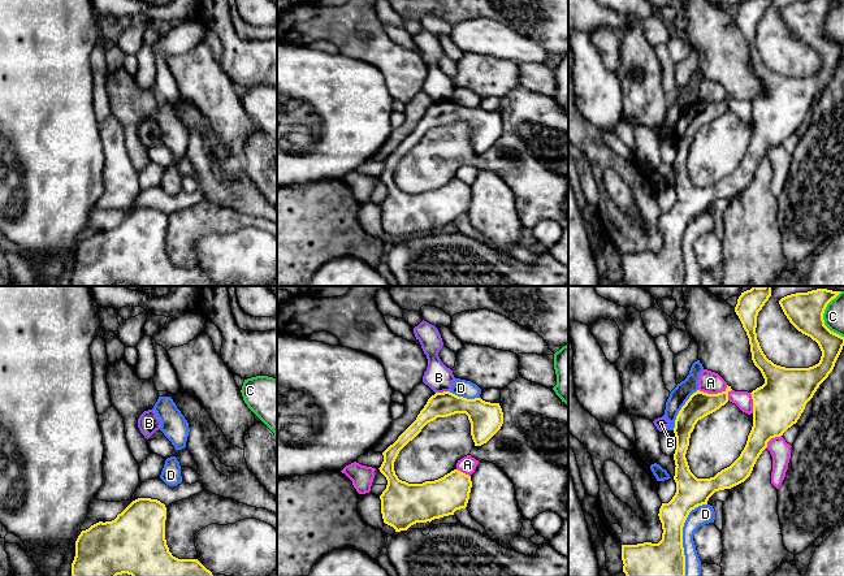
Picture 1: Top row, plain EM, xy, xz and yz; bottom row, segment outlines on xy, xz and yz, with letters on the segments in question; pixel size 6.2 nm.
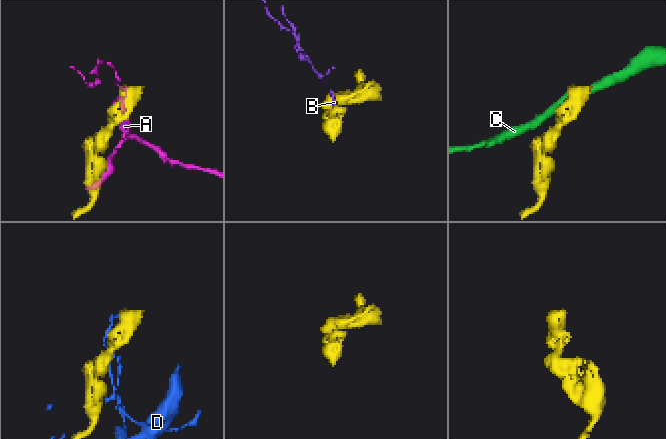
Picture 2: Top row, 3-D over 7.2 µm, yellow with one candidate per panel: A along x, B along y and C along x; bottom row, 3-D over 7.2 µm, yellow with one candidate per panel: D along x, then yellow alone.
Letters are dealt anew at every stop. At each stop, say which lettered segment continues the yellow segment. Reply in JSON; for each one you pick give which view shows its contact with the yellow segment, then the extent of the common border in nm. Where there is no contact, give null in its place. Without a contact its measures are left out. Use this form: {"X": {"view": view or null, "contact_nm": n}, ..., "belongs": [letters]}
{"belongs": []}

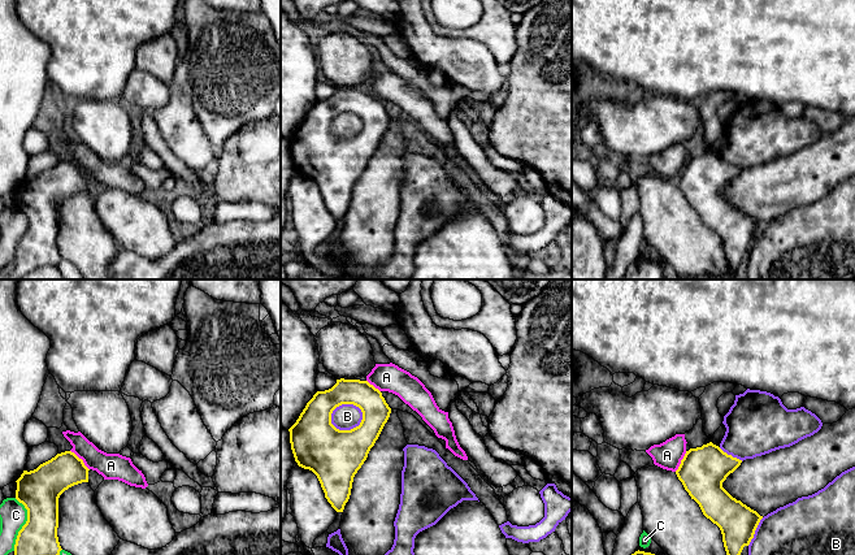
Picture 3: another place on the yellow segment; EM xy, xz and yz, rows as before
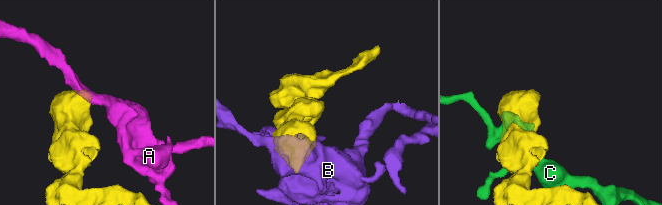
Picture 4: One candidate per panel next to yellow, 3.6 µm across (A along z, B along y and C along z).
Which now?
{"belongs": []}

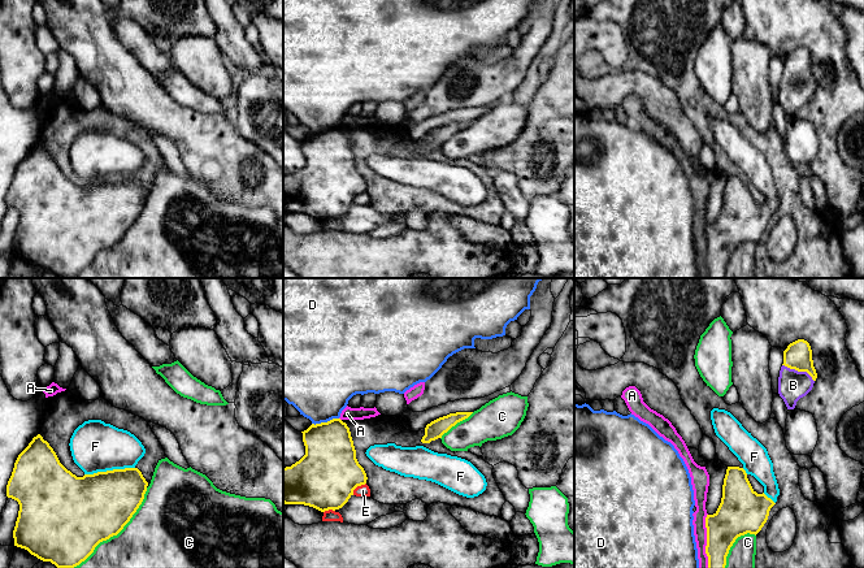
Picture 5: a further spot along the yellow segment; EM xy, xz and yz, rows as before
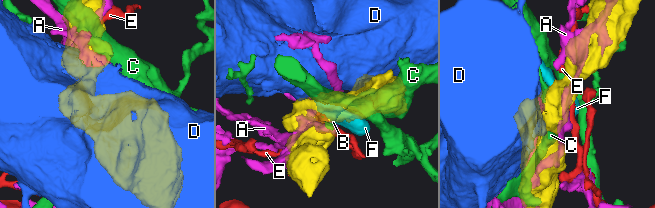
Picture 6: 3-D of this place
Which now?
{"B": {"view": "yz", "contact_nm": 220}, "F": {"view": "xy", "contact_nm": 320}, "belongs": ["B", "F"]}

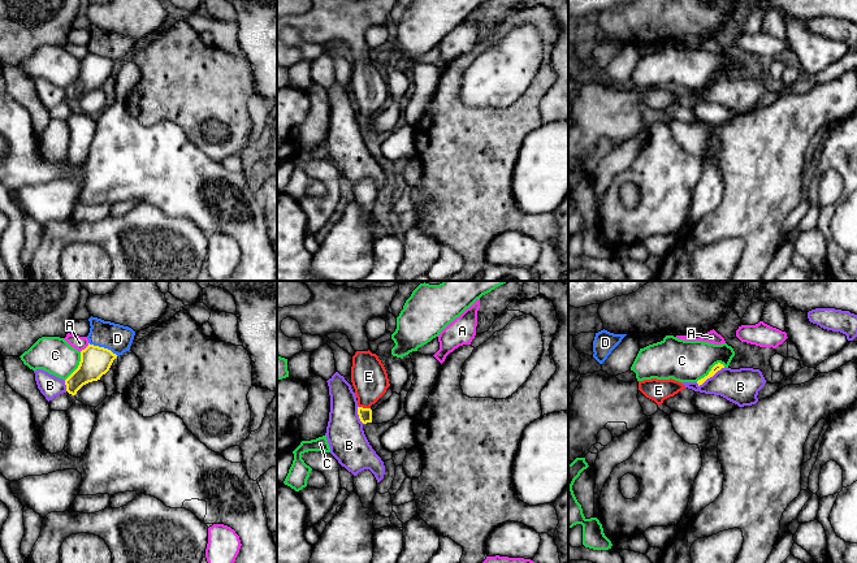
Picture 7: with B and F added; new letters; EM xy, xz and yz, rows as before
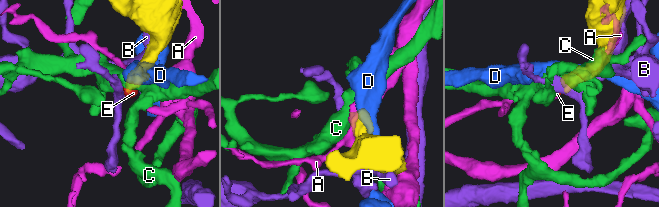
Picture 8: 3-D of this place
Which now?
{"E": {"view": "xz", "contact_nm": 70}, "belongs": ["E"]}

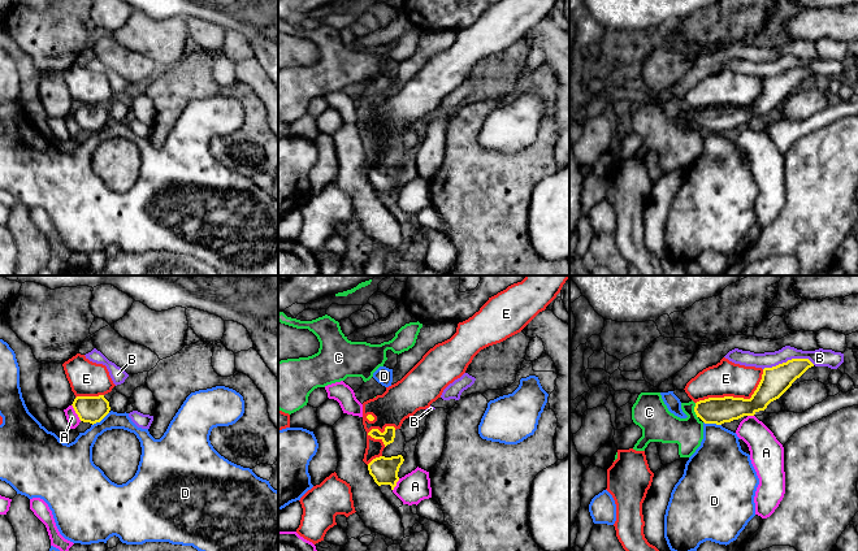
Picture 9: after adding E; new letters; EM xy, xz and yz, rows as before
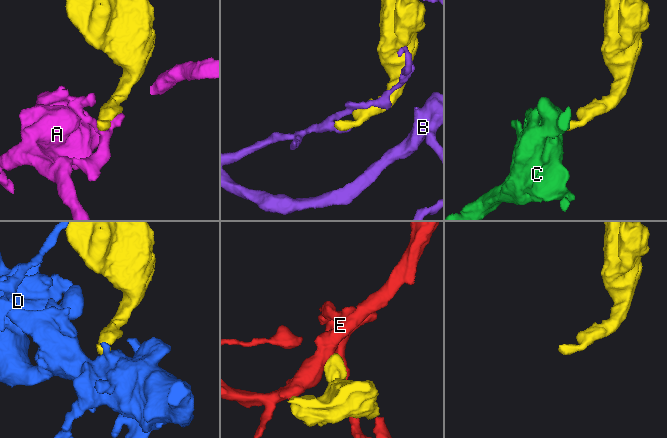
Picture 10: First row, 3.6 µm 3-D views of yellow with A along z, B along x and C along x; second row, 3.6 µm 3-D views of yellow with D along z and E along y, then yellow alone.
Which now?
{"C": {"view": "yz", "contact_nm": 100}, "belongs": ["C"]}

